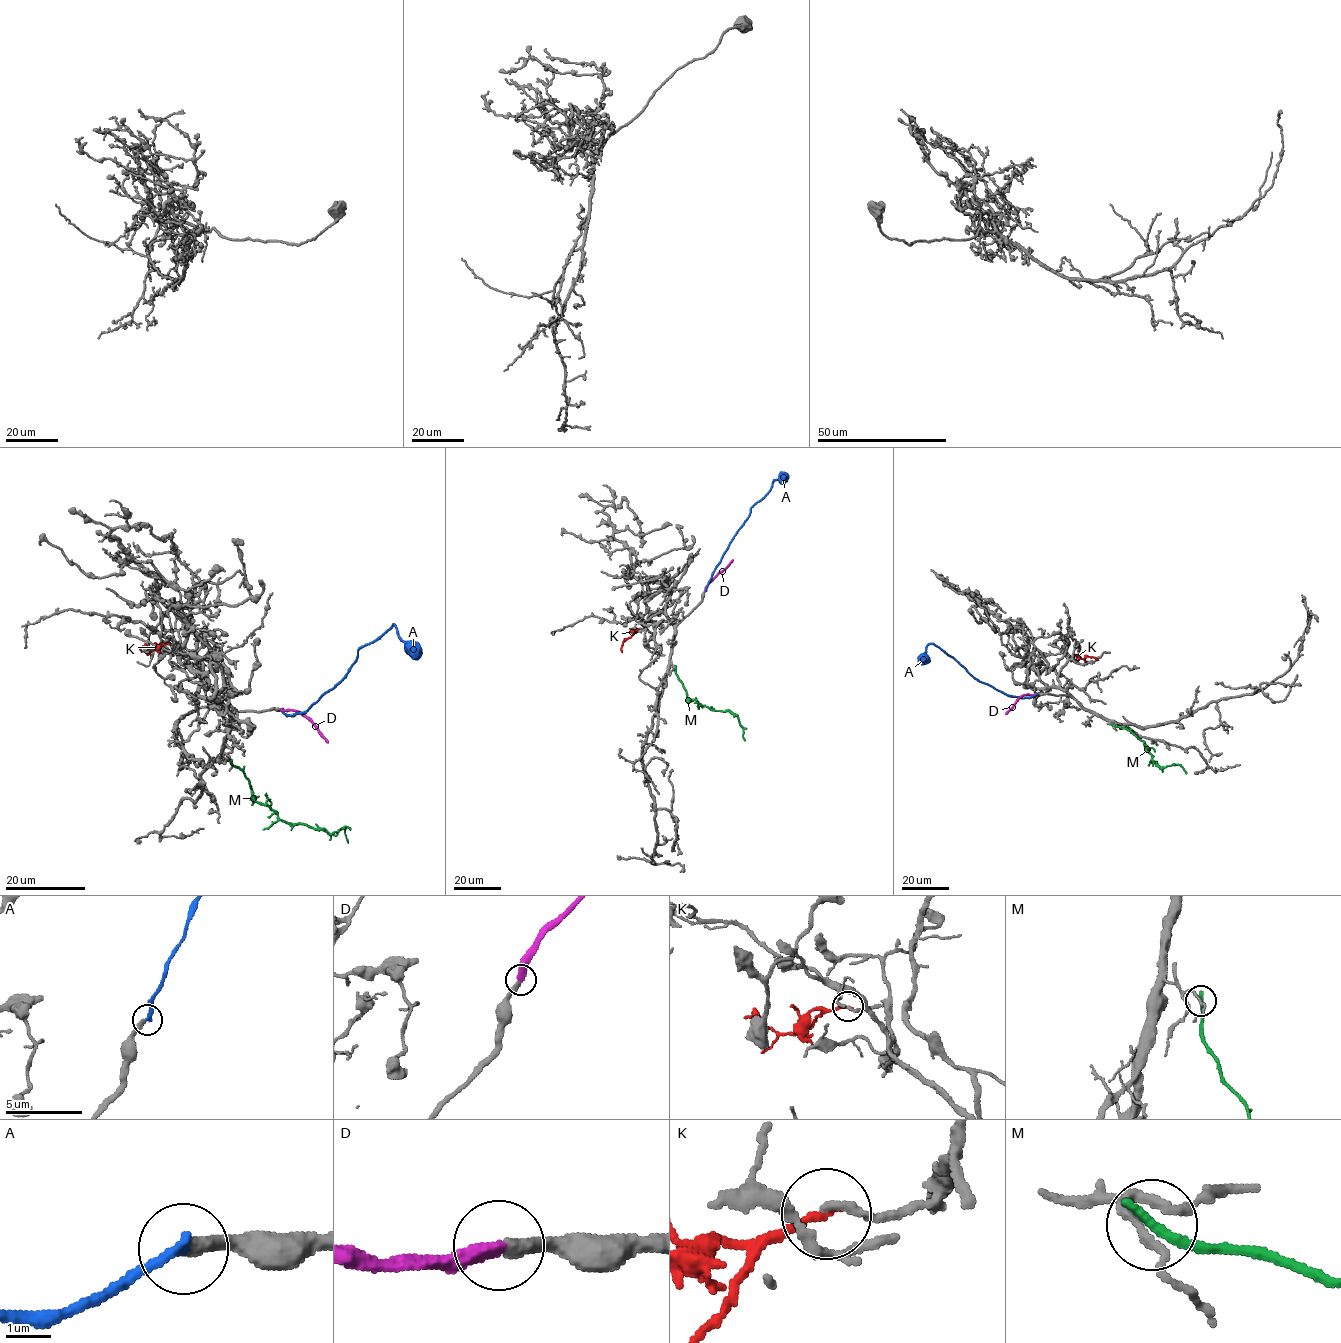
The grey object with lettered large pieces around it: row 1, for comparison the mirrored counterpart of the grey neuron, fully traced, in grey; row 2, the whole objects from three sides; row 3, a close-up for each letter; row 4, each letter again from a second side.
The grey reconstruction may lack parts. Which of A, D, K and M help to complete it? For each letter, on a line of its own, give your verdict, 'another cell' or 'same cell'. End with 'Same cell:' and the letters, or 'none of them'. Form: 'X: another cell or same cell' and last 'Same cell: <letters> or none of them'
A: another cell
D: same cell
K: same cell
M: another cell
Same cell: D, K

